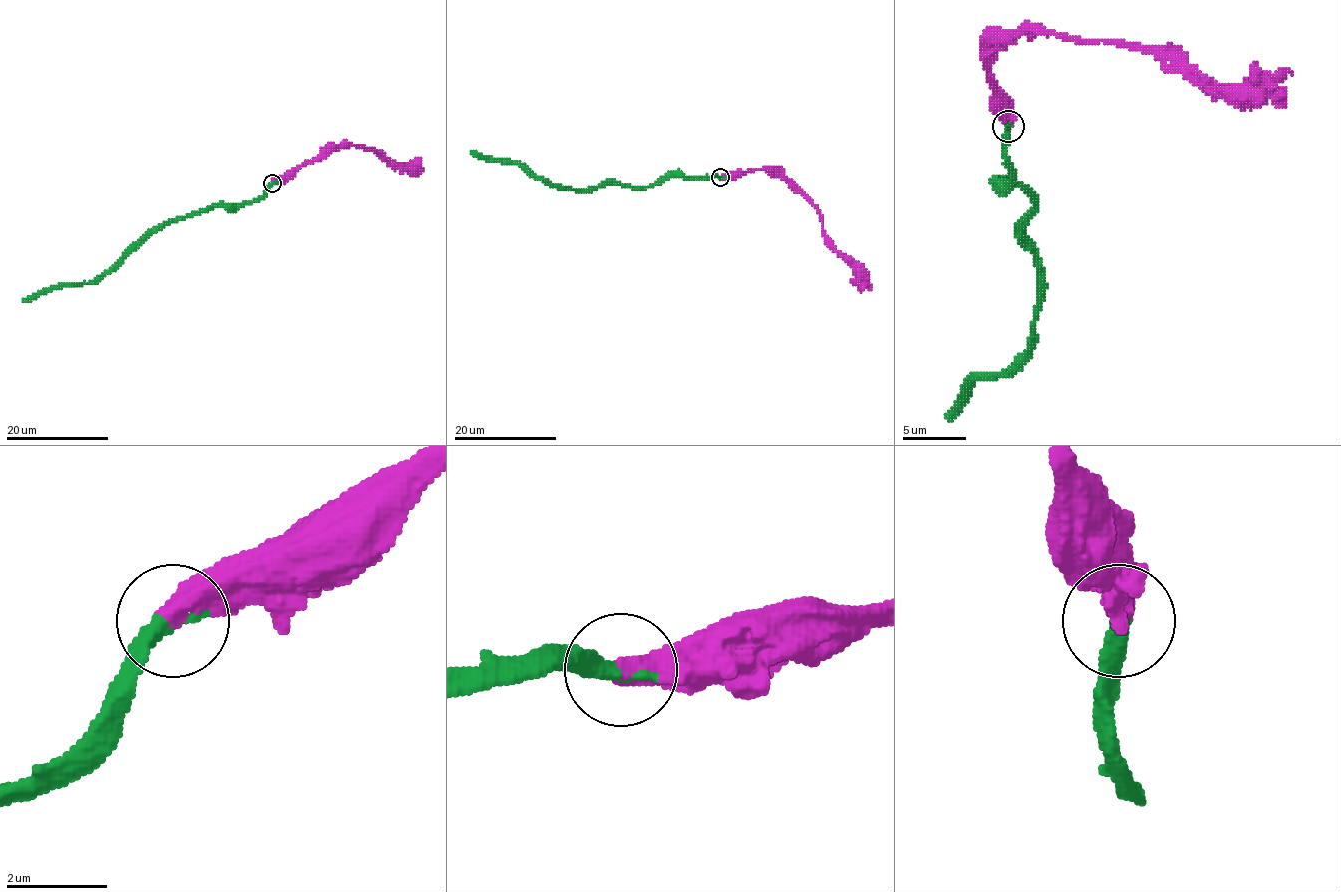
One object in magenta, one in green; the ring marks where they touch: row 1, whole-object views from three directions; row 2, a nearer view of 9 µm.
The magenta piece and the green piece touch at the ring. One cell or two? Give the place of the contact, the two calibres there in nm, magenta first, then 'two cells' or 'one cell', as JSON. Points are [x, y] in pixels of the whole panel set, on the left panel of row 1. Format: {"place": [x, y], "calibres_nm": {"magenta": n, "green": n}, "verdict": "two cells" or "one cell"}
{"place": [272, 183], "calibres_nm": {"magenta": 480, "green": 360}, "verdict": "one cell"}

